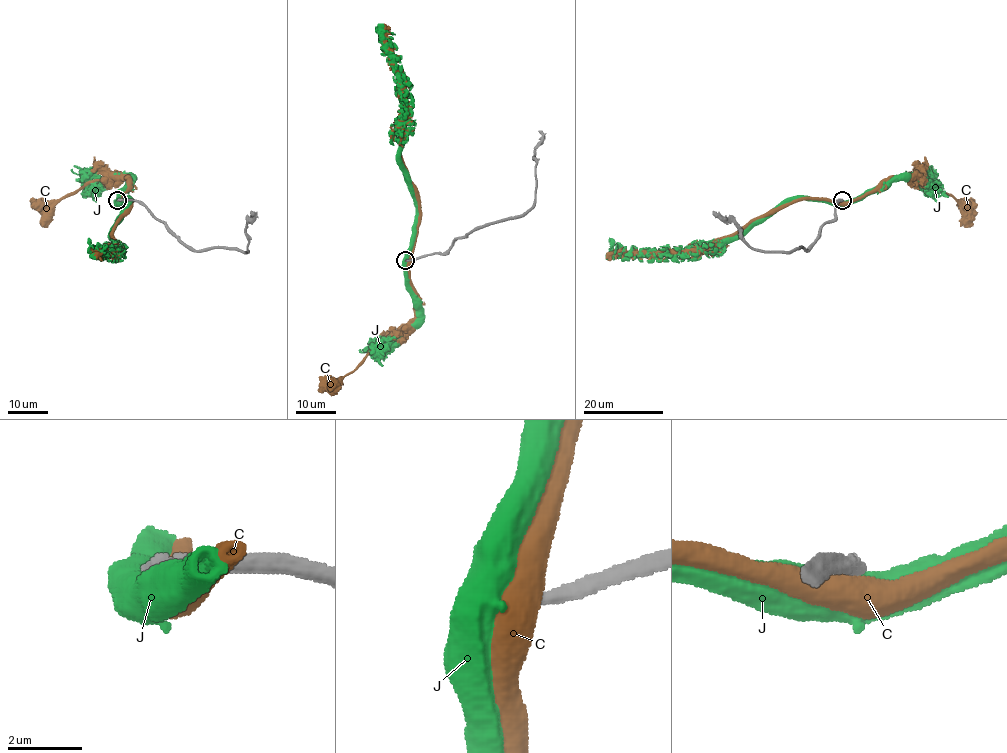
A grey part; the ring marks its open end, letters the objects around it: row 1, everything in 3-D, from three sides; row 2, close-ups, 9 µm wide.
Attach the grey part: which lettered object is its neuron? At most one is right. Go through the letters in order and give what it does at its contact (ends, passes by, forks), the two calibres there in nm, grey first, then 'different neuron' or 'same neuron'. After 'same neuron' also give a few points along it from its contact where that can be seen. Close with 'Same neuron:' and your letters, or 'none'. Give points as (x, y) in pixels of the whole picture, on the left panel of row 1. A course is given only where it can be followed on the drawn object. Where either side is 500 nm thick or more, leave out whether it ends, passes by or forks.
C: calibres 550 and 600 nm; different neuron
J: calibres 460 and 800 nm; different neuron
Same neuron: none

